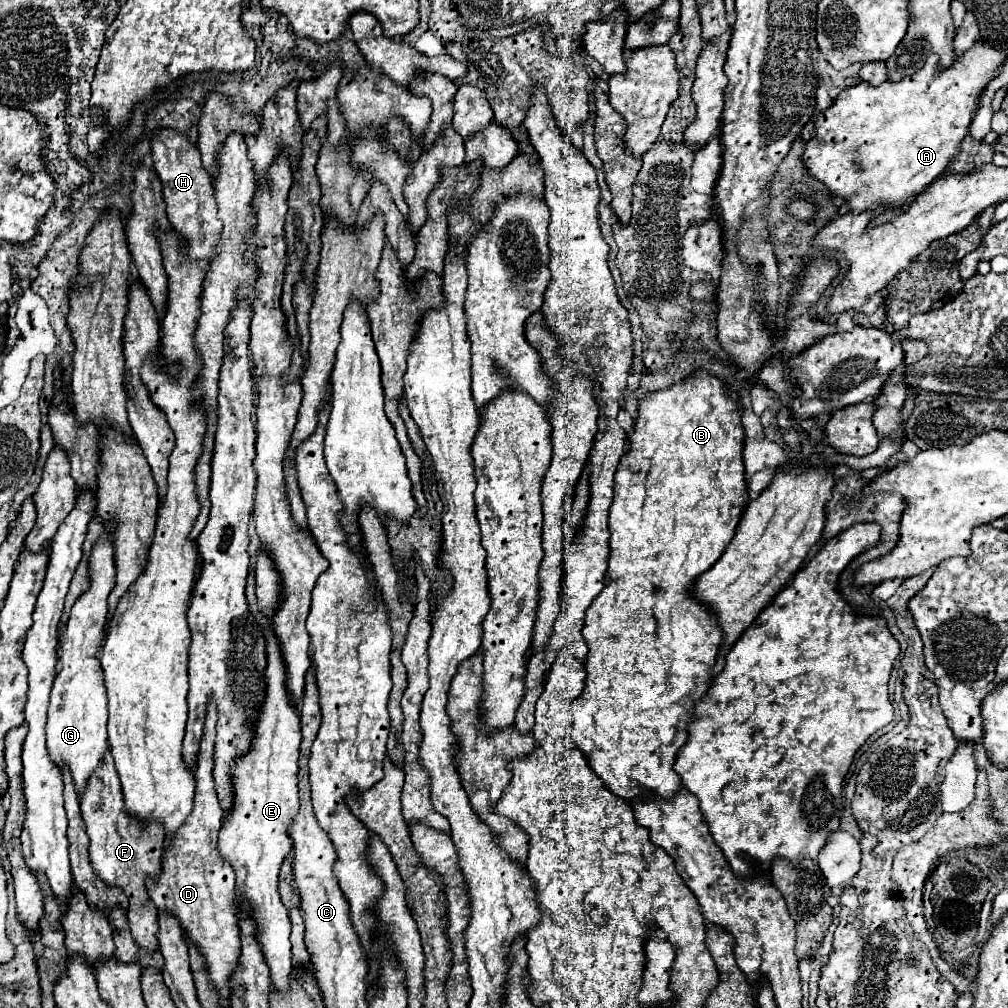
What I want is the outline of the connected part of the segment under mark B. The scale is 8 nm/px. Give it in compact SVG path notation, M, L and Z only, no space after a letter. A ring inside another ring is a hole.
M695 370L695 374L691 374L689 378L677 382L665 390L655 390L655 392L643 394L639 398L639 414L635 418L633 432L629 436L629 450L623 454L623 458L617 466L615 496L613 496L613 504L609 510L609 532L611 532L611 536L609 536L609 548L611 548L609 568L605 574L605 586L603 586L601 594L597 594L597 598L591 602L591 606L585 614L583 638L589 646L589 654L587 654L587 662L585 662L587 682L585 682L581 696L571 704L571 712L573 712L573 720L575 720L575 724L573 724L575 744L579 746L579 750L583 750L591 770L605 782L605 786L613 794L617 794L625 800L631 800L639 794L643 794L643 796L657 794L661 798L671 798L681 788L681 778L673 770L675 756L687 740L687 724L693 718L693 706L707 694L707 690L711 686L713 666L715 666L715 658L717 658L719 644L721 644L721 630L717 626L717 618L713 614L709 614L707 606L693 600L689 590L691 590L693 582L699 578L699 574L709 570L721 558L727 544L733 540L737 524L739 524L739 520L747 508L747 502L749 502L749 490L747 490L747 482L745 482L745 464L743 464L745 432L741 426L741 410L743 408L737 400L737 392L729 390L717 376L713 376L705 370Z

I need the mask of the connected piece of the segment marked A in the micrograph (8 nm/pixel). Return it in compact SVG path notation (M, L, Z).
M977 40L973 50L967 50L961 58L953 60L953 66L941 70L937 66L937 54L929 56L925 66L901 82L883 82L881 86L869 86L859 82L853 88L843 90L831 108L819 114L815 128L817 134L805 146L805 166L811 176L825 182L827 188L849 202L853 214L875 210L885 204L893 210L913 202L957 156L963 138L969 134L973 112L979 108L979 98L985 86L995 78L995 72L1005 64L1005 50L1001 46L985 46Z

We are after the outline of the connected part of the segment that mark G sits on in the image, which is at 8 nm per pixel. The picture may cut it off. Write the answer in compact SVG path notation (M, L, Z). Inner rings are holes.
M103 530L101 542L93 546L89 556L89 590L77 598L71 608L71 616L65 624L61 646L61 672L55 678L49 704L47 722L47 748L53 762L63 768L69 766L77 794L83 794L87 778L101 766L107 750L107 698L99 652L105 642L107 624L107 594L115 586L115 558L113 558L113 534Z

